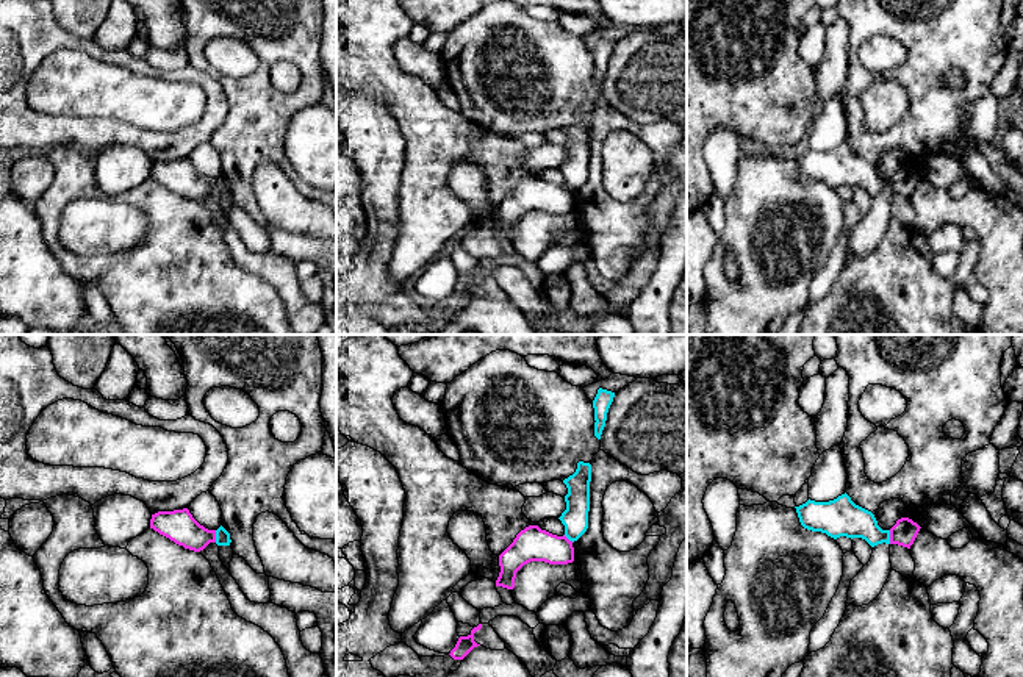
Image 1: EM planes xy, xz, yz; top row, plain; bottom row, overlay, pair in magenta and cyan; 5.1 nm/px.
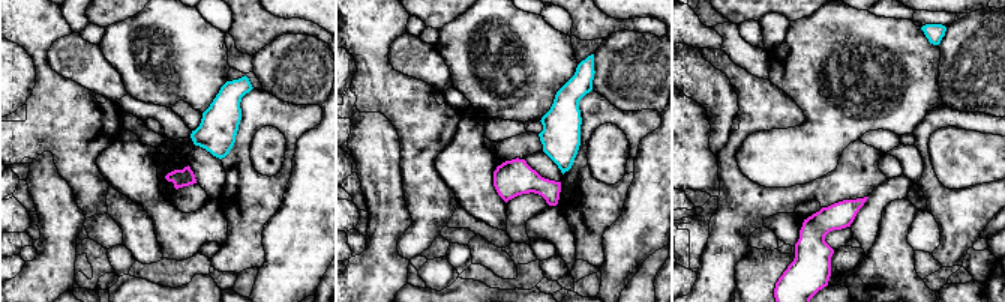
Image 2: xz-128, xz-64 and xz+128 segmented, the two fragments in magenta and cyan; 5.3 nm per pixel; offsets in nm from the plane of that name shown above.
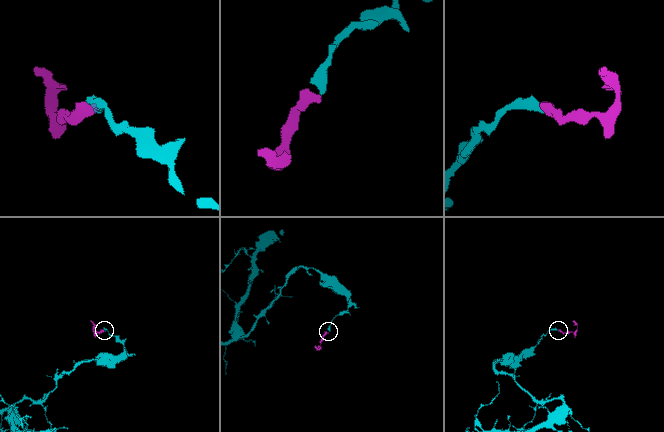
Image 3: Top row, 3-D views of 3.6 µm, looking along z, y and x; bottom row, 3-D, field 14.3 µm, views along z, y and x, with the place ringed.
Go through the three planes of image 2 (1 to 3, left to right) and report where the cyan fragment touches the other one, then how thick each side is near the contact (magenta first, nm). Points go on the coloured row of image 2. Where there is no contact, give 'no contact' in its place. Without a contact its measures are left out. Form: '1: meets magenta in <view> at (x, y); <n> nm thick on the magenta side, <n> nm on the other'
1: no contact
2: no contact
3: no contact

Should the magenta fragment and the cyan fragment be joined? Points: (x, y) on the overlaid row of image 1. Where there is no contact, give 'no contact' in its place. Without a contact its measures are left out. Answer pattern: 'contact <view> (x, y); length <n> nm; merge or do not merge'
contact yz (890, 537); length 70 nm; do not merge

